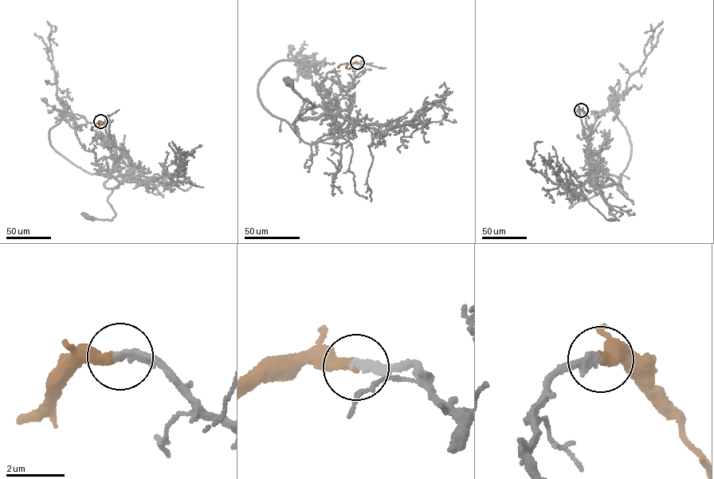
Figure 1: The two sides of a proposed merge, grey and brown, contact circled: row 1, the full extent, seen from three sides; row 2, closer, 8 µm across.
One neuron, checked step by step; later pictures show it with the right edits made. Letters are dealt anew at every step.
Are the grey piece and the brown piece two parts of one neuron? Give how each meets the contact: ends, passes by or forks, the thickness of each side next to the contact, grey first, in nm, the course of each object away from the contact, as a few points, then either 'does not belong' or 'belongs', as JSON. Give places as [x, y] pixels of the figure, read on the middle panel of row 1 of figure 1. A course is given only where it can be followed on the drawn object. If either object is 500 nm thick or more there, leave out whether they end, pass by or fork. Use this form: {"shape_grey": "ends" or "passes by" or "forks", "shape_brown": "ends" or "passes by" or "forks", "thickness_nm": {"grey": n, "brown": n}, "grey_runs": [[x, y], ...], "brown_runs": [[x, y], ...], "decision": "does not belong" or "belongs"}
{"shape_grey": "ends", "shape_brown": "ends", "thickness_nm": {"grey": 240, "brown": 300}, "grey_runs": [[357, 63], [347, 89], [323, 104], [323, 115], [305, 120], [299, 115], [314, 106], [288, 80]], "brown_runs": [[357, 63], [340, 64], [337, 67]], "decision": "belongs"}

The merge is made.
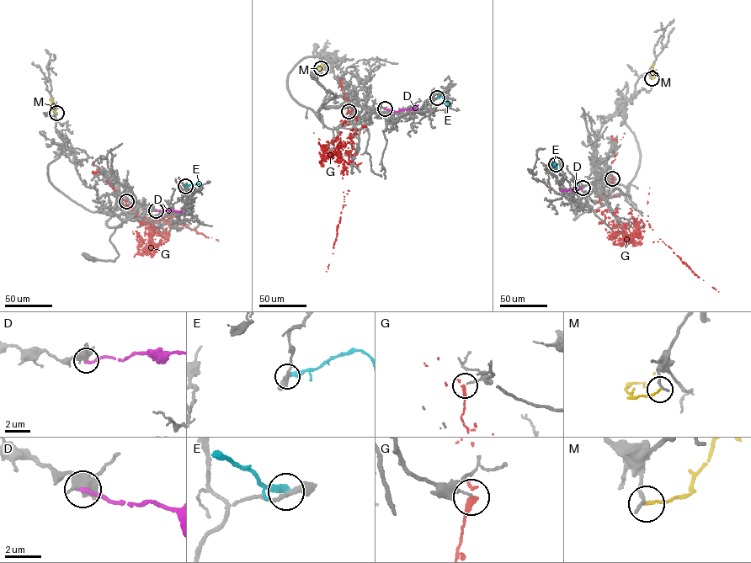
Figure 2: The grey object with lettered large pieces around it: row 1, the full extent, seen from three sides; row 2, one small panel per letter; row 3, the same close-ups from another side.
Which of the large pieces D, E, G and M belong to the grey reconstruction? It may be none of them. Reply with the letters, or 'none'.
none

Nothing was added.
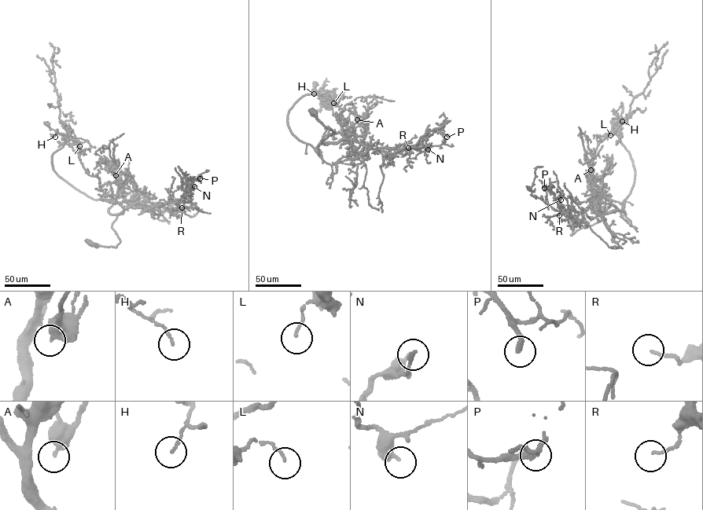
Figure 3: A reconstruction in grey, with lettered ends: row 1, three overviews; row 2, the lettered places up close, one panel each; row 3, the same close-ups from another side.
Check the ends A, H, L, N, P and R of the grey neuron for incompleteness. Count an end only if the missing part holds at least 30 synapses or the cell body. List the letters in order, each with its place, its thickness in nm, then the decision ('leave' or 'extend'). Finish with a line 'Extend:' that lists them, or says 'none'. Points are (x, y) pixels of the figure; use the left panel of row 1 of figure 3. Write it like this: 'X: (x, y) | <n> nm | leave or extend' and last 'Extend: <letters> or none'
A: (115, 175) | 480 nm | leave
H: (55, 137) | 110 nm | leave
L: (79, 146) | 110 nm | leave
N: (194, 186) | 360 nm | leave
P: (200, 178) | 220 nm | extend
R: (182, 207) | 100 nm | leave
Extend: P

